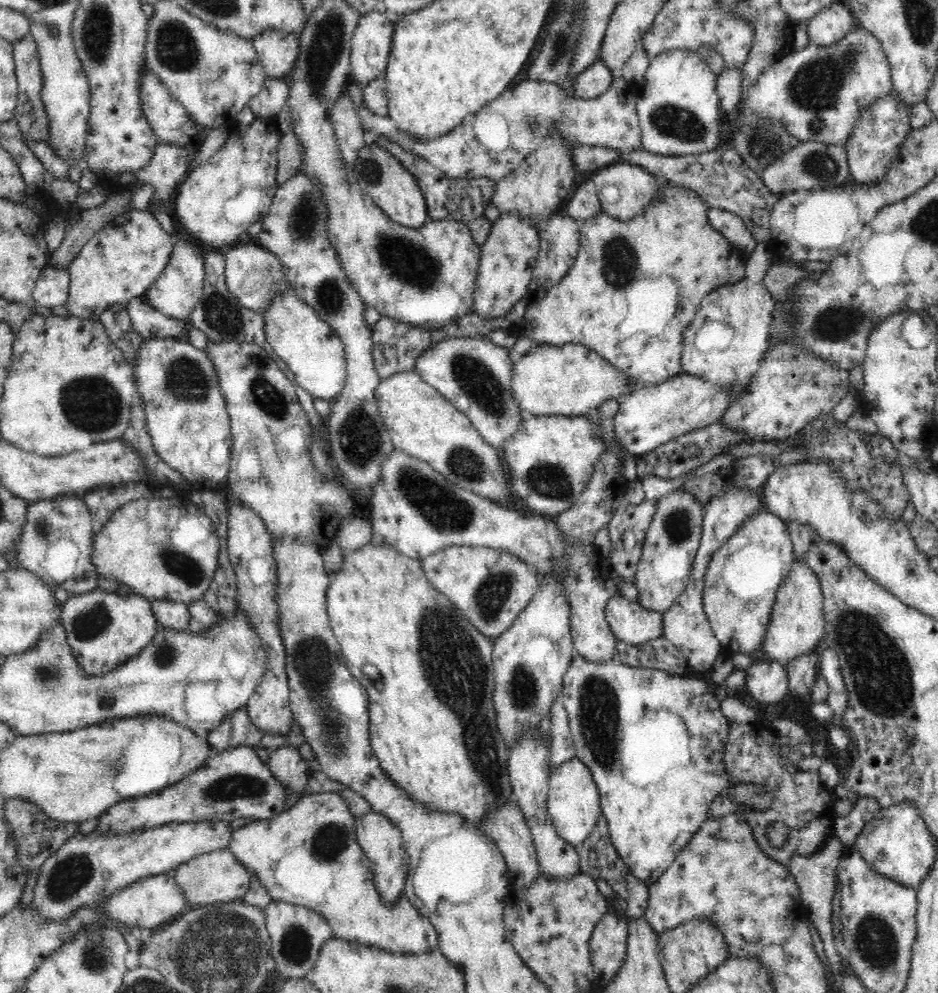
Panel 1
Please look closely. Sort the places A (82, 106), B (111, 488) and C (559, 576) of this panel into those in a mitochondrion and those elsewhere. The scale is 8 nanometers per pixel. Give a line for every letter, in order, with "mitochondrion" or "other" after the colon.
A: other
B: other
C: other

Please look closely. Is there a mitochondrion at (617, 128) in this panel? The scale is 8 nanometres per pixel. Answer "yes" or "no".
no

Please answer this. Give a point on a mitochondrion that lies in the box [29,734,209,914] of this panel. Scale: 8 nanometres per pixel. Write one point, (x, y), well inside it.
(68, 876)

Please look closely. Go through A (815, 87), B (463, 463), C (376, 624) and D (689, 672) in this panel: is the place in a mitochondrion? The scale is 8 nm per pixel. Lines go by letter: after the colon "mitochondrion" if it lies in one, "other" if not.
A: mitochondrion
B: mitochondrion
C: other
D: other

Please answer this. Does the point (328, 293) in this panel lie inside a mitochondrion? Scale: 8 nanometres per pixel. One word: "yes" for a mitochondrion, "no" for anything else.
yes

